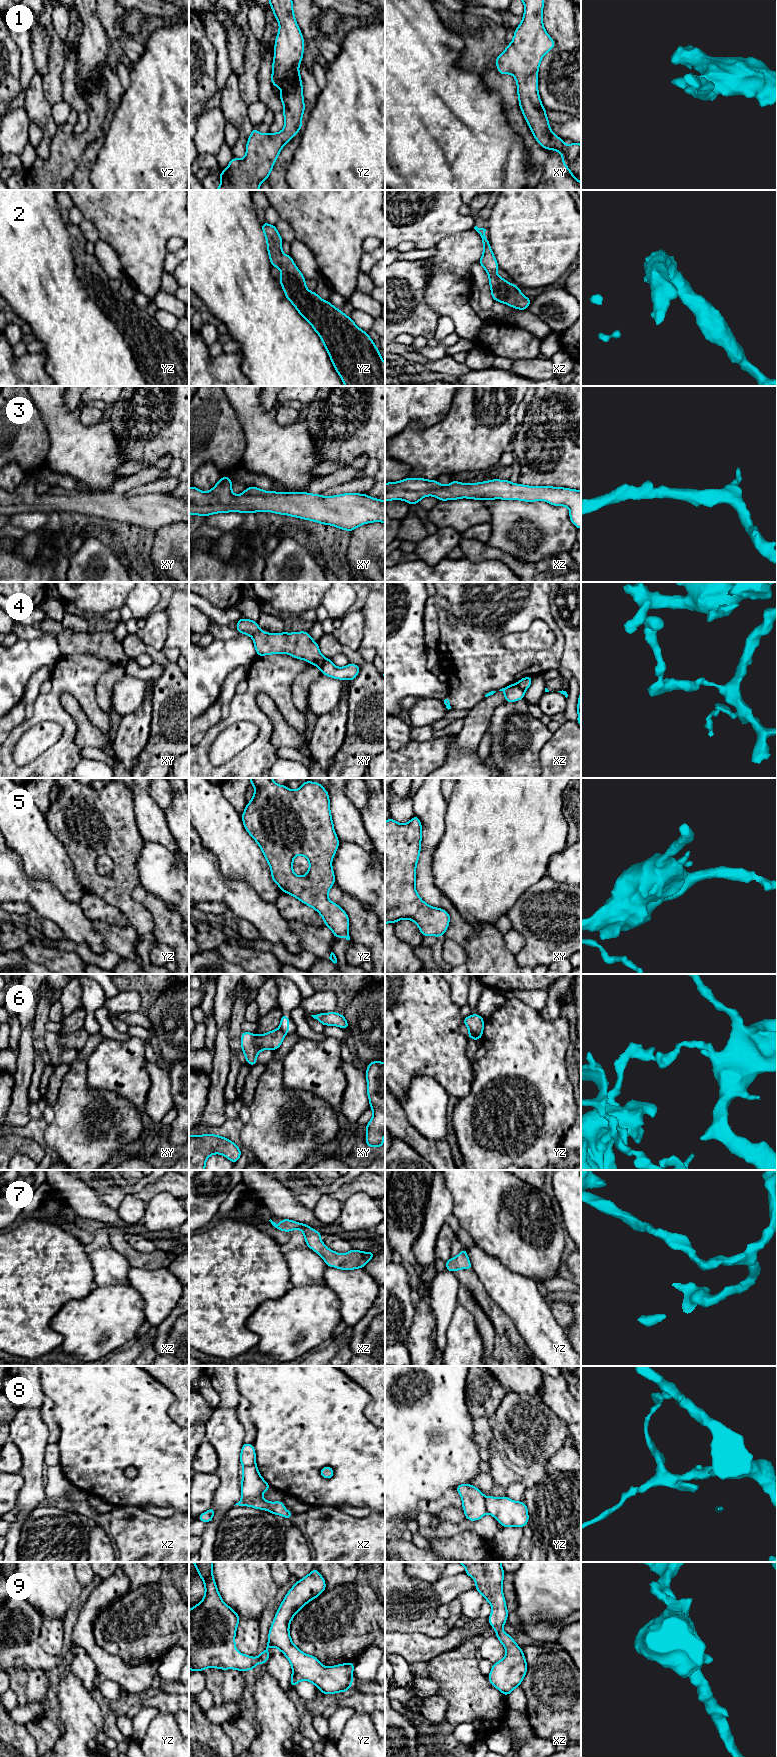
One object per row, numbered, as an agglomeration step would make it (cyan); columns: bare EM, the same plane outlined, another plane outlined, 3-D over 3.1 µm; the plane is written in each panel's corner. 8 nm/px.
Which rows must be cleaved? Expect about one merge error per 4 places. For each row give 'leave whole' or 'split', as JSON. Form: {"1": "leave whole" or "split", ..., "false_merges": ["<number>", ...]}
{"1": "leave whole", "2": "leave whole", "3": "leave whole", "4": "split", "5": "split", "6": "split", "7": "leave whole", "8": "split", "9": "leave whole", "false_merges": ["4", "5", "6", "8"]}

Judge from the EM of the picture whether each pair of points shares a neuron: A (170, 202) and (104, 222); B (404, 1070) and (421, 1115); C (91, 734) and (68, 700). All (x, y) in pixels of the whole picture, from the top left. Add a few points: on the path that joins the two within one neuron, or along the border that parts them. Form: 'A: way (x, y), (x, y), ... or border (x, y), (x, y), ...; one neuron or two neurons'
A: way (154, 202), (124, 202), (120, 206); one neuron
B: border (432, 1077), (414, 1076), (409, 1087), (397, 1100); two neurons
C: way (84, 726), (73, 708); one neuron

